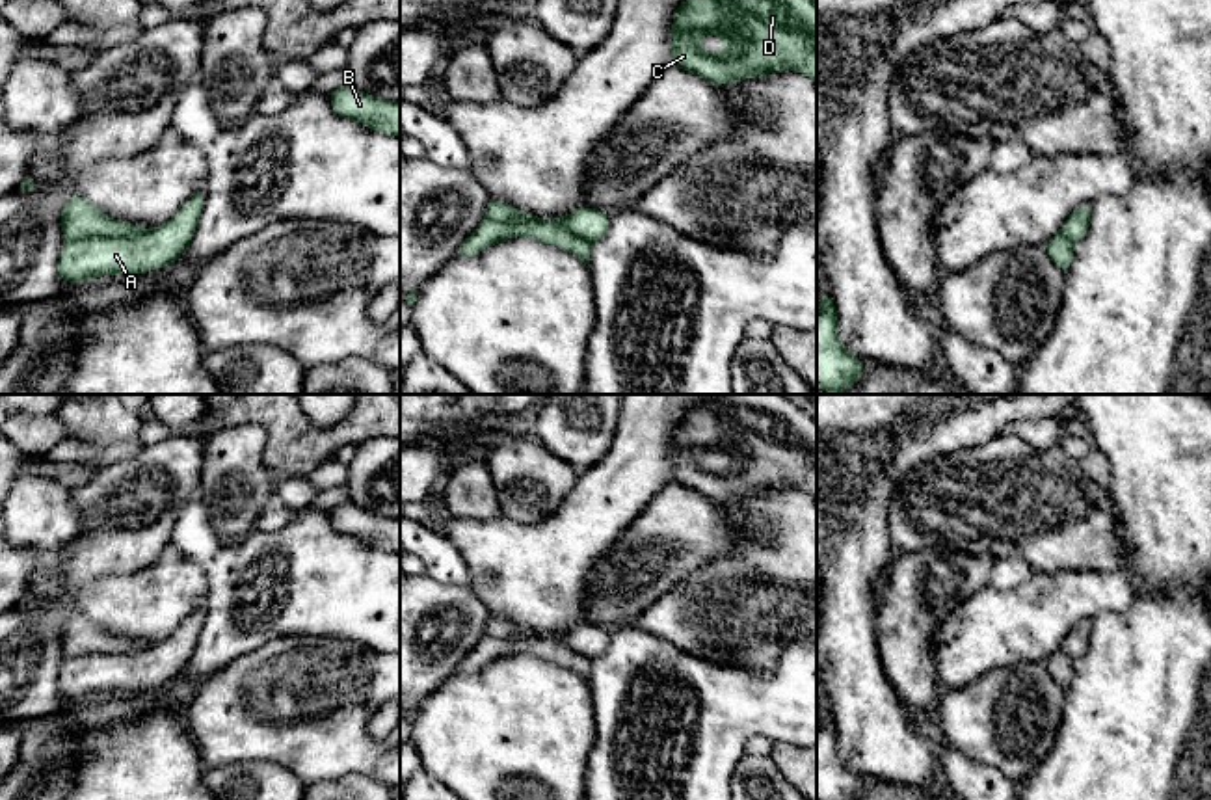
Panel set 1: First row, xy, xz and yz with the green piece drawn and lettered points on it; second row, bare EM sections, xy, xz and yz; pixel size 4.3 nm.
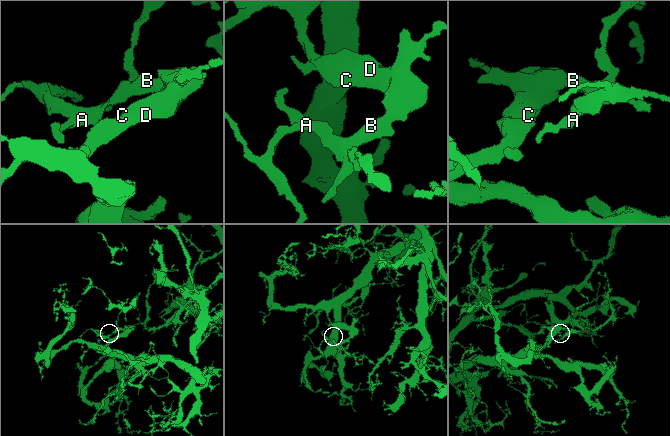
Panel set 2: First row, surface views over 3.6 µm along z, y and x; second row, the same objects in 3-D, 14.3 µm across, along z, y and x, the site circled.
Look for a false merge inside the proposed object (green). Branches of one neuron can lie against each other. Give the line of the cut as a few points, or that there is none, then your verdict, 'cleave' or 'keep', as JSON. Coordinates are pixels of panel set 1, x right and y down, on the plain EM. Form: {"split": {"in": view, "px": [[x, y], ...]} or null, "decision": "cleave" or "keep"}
{"split": {"in": "xz", "px": [[486, 633], [497, 639], [555, 639], [590, 659]]}, "decision": "cleave"}

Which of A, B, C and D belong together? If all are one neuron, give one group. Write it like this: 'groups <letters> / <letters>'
groups A / B C D

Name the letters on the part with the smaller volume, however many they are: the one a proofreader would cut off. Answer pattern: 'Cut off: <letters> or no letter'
Cut off: A

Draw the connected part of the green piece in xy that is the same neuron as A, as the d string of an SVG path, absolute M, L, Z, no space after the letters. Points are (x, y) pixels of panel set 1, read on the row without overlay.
M197 608L169 638L140 653L87 653L65 659L58 675L61 698L134 692L175 679L195 649L201 625L203 608Z

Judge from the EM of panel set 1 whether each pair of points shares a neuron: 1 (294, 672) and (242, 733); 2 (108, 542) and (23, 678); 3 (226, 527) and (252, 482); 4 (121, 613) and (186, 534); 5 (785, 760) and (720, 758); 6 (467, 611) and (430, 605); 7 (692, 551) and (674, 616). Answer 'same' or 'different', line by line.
1: same
2: same
3: same
4: different
5: different
6: same
7: different

